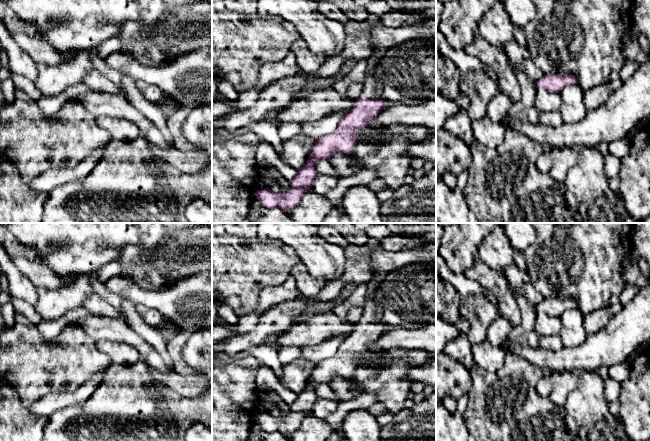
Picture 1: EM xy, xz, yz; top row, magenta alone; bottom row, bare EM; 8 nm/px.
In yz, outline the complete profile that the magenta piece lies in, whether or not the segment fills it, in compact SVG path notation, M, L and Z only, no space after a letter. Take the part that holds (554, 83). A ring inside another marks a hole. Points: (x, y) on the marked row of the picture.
M547 74L535 84L536 88L544 88L551 93L560 93L565 86L577 84L577 79L568 74Z

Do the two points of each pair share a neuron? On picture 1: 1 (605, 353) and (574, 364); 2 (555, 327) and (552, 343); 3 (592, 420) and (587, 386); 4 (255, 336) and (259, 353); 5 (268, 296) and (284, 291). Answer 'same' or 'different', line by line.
1: same
2: different
3: same
4: different
5: same

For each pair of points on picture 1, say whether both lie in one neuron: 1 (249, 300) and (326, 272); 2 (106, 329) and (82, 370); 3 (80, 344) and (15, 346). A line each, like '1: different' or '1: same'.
1: different
2: different
3: same

